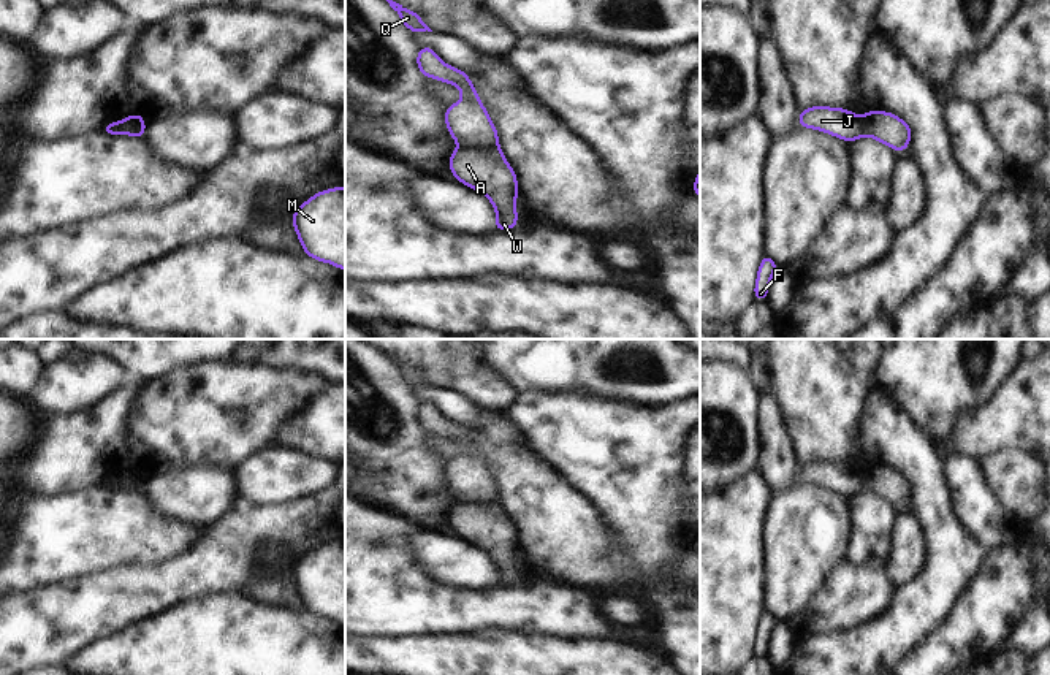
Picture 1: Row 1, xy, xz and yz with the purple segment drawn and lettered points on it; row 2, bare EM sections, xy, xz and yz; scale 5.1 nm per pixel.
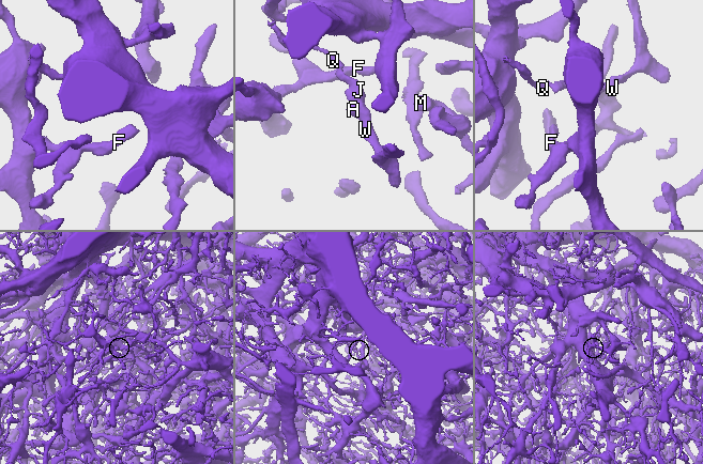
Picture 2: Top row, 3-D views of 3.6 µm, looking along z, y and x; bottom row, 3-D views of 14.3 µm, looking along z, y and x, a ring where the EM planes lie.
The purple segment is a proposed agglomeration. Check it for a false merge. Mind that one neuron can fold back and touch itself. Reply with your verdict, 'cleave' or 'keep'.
cleave

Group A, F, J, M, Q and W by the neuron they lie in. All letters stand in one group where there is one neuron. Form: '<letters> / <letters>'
A F M W / J Q

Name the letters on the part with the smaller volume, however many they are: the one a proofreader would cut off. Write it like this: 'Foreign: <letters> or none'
Foreign: J, Q

